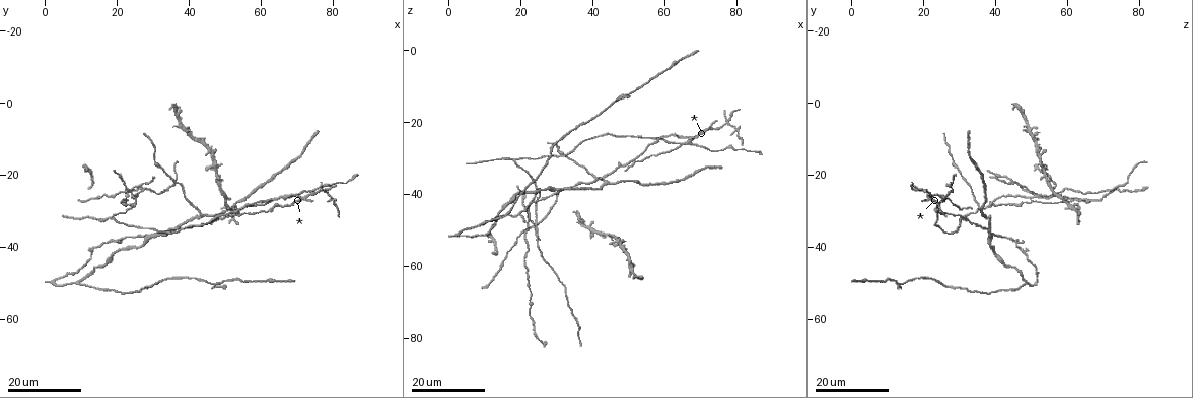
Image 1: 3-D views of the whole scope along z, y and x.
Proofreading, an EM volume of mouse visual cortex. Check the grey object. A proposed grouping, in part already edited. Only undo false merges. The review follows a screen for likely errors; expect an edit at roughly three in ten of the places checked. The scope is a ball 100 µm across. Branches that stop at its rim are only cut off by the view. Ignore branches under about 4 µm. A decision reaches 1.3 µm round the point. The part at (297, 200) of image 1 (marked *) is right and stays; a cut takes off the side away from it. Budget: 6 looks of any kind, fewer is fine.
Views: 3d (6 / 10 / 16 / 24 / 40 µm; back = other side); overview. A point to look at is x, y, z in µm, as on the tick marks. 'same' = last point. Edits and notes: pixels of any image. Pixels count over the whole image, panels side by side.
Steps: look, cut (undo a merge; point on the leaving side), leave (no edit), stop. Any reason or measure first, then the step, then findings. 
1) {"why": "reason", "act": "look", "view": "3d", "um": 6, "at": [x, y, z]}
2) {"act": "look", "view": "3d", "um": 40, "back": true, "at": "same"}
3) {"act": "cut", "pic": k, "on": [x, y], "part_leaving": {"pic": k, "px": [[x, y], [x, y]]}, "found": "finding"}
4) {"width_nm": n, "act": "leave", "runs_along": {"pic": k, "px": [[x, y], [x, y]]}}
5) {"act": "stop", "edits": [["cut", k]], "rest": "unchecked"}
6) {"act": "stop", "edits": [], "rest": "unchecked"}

{"why": "four-way junction", "act": "look", "view": "3d", "um": 24, "at": [77.0, 24.5, 19.5]}

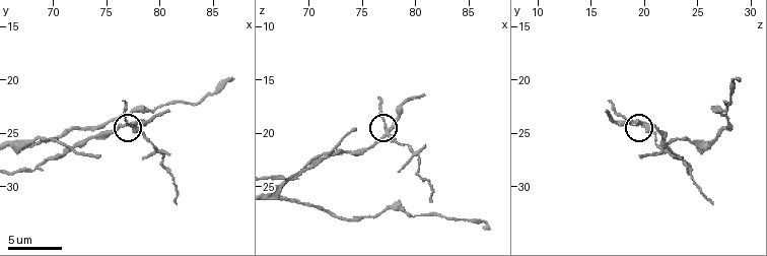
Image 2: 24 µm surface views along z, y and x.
{"act": "look", "view": "3d", "um": 6, "at": [77.6, 24.2, 19.8]}

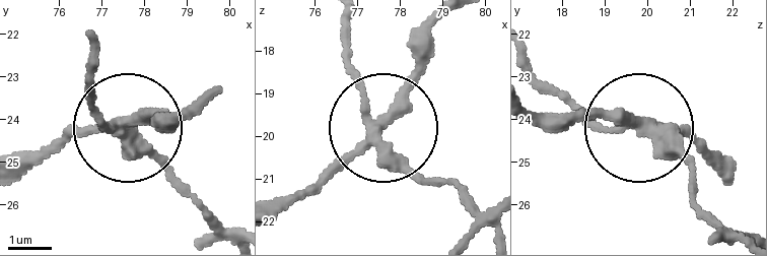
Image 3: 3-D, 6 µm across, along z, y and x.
{"side_arm_um": 6, "act": "cut", "pic": 3, "on": [101, 124], "part_leaving": {"pic": 3, "px": [[649, 133], [686, 166], [693, 198], [744, 235]]}, "found": "a second cell is stuck on"}

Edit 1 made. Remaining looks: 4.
{"act": "look", "view": "overview"}

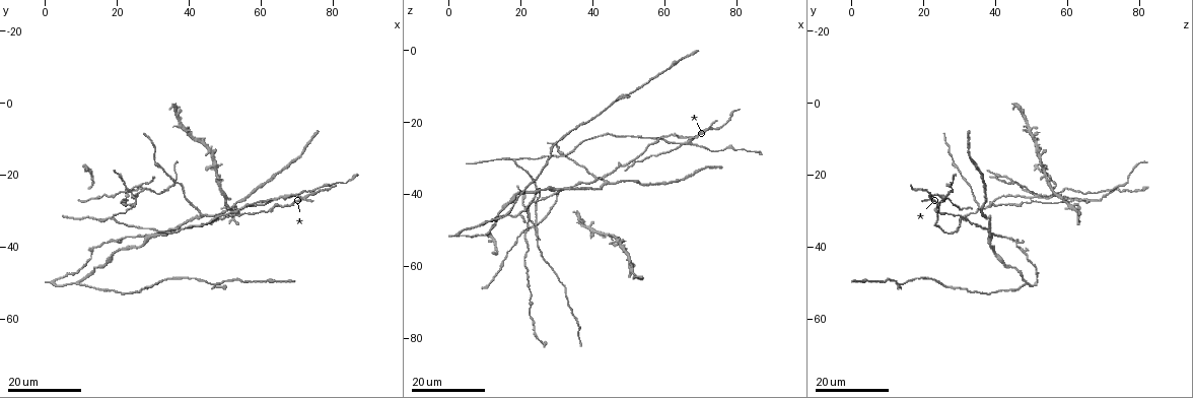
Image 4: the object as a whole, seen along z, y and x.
{"why": "four arms meet", "act": "look", "view": "3d", "um": 16, "at": [24.5, 25.0, 51.5]}

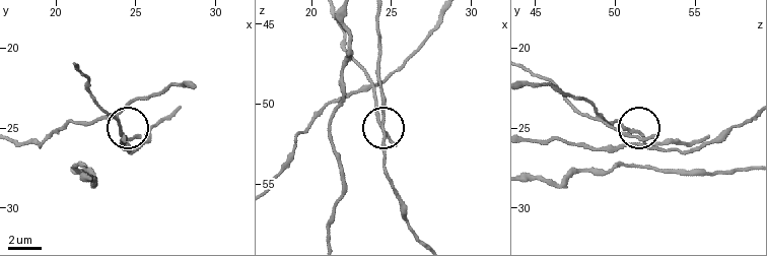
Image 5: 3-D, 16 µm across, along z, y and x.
{"act": "look", "view": "3d", "um": 6, "at": [24.4, 25.7, 51.5]}

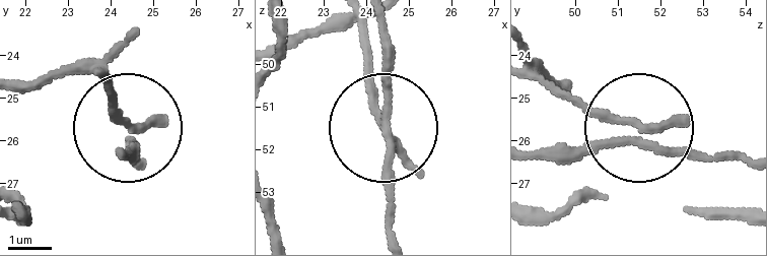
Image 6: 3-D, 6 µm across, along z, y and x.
{"act": "look", "view": "3d", "um": 6, "back": true, "at": [24.40, 25.65, 51.45]}

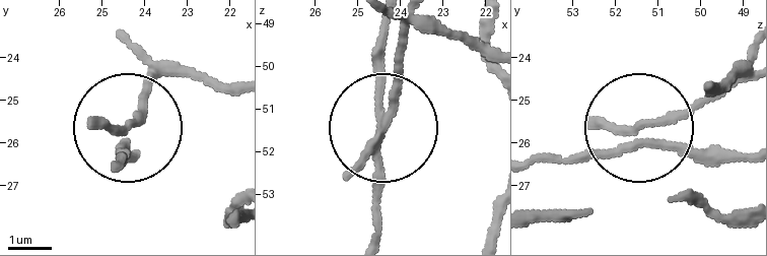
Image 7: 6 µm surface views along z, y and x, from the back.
{"side_arm_um": 42, "act": "leave", "runs_along": {"pic": 7, "px": [[748, 154], [693, 158], [627, 133], [562, 158], [530, 158]]}, "found": "all the same cell"}

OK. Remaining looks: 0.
{"act": "stop", "edits": [["cut", 3]], "rest": "unchecked"}

